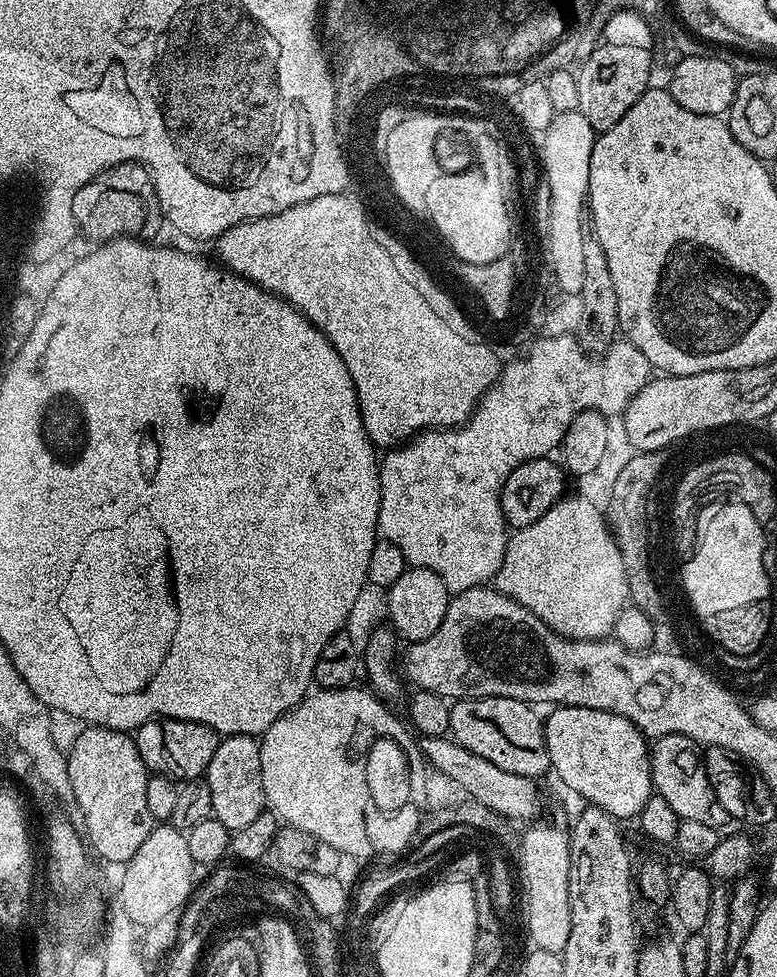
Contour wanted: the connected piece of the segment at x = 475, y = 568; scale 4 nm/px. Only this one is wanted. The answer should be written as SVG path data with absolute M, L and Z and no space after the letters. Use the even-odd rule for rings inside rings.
M575 335L568 337L548 338L546 342L541 342L539 347L529 357L529 360L523 360L519 355L512 358L512 361L505 363L500 370L500 376L495 384L488 389L488 393L480 399L480 404L476 411L468 421L459 428L441 428L439 430L425 430L412 437L411 440L393 447L391 450L385 451L380 464L380 509L378 510L378 522L376 527L379 535L385 540L394 542L394 546L398 546L398 550L402 550L405 565L414 568L425 568L426 570L434 570L434 574L438 574L438 578L442 578L442 582L446 582L449 593L465 592L471 588L483 588L489 582L495 581L498 570L502 566L502 558L506 554L506 546L508 545L508 537L510 535L509 525L504 518L504 511L500 505L500 495L506 486L506 478L510 478L510 474L518 466L522 466L528 460L538 460L552 454L552 451L559 449L564 442L564 435L570 426L570 422L574 422L574 418L582 410L592 408L596 412L600 412L603 408L609 411L619 409L624 411L625 406L632 401L634 394L638 394L638 390L642 390L642 386L646 386L650 377L653 375L654 369L649 364L648 359L642 350L638 350L638 346L634 346L630 341L620 338L611 345L606 352L599 358L593 358L584 351L582 346L576 340Z

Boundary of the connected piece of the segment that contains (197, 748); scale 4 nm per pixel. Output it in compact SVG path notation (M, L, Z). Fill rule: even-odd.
M162 716L141 724L135 729L134 739L138 754L141 755L149 773L168 776L172 780L183 782L199 780L207 773L210 758L214 758L214 750L218 750L222 736L202 722Z

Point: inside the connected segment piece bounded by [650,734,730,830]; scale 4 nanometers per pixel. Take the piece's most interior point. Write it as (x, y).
(678, 774)

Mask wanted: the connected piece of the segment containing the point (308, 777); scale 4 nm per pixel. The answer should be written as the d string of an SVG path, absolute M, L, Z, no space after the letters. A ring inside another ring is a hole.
M360 687L325 688L305 696L265 730L260 740L260 753L267 807L285 825L306 830L306 834L314 834L314 838L322 838L322 842L334 846L340 855L368 862L368 859L373 859L374 853L367 838L367 812L370 807L366 786L367 750L380 737L388 737L401 745L405 739L400 733L404 724L388 709L391 707L367 687Z

